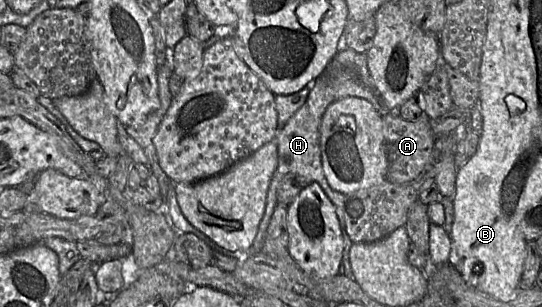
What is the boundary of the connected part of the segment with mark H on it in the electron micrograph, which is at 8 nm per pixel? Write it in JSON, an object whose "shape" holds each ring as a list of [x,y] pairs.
{"shape":[[[345,48],[338,52],[323,75],[312,83],[309,96],[304,105],[289,119],[282,129],[278,130],[275,136],[278,146],[278,165],[270,182],[264,216],[260,222],[252,247],[248,250],[249,255],[255,253],[262,241],[264,232],[266,233],[267,223],[275,203],[275,195],[277,195],[278,187],[283,179],[282,176],[288,173],[295,173],[302,177],[306,181],[306,184],[312,182],[318,183],[334,204],[344,240],[342,256],[344,275],[353,279],[349,259],[351,239],[347,234],[345,225],[345,195],[330,187],[324,174],[320,149],[320,124],[327,107],[335,100],[348,96],[364,98],[370,101],[383,117],[387,114],[386,110],[388,108],[375,90],[374,81],[368,68],[367,54]]]}

